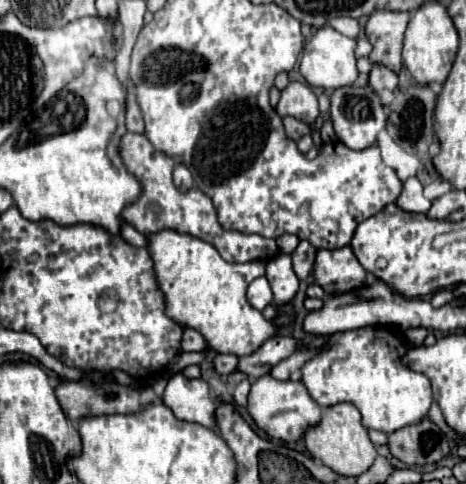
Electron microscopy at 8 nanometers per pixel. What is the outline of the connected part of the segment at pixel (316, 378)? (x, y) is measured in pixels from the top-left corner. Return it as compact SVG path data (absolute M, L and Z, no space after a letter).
M364 326L332 334L318 354L302 366L302 384L322 408L338 402L350 402L360 410L364 428L390 434L406 424L422 420L432 404L430 380L402 364L406 350L408 346L402 334L384 326Z

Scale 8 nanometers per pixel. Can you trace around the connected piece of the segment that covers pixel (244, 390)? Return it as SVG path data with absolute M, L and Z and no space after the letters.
M242 380L236 390L234 390L234 402L238 406L246 406L246 398L248 398L248 392L250 392L250 382L248 380Z

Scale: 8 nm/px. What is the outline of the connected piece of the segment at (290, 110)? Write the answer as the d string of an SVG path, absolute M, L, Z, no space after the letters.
M290 82L280 92L276 112L280 116L294 116L294 118L298 118L302 122L312 124L316 120L316 116L320 114L318 98L316 98L316 94L312 92L310 86L302 84L302 82Z

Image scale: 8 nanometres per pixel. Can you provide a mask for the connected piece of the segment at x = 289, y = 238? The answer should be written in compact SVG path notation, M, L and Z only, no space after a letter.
M284 234L284 236L280 236L280 238L276 240L276 244L278 244L280 252L292 254L292 252L296 250L296 246L298 246L298 238L296 238L294 234Z

